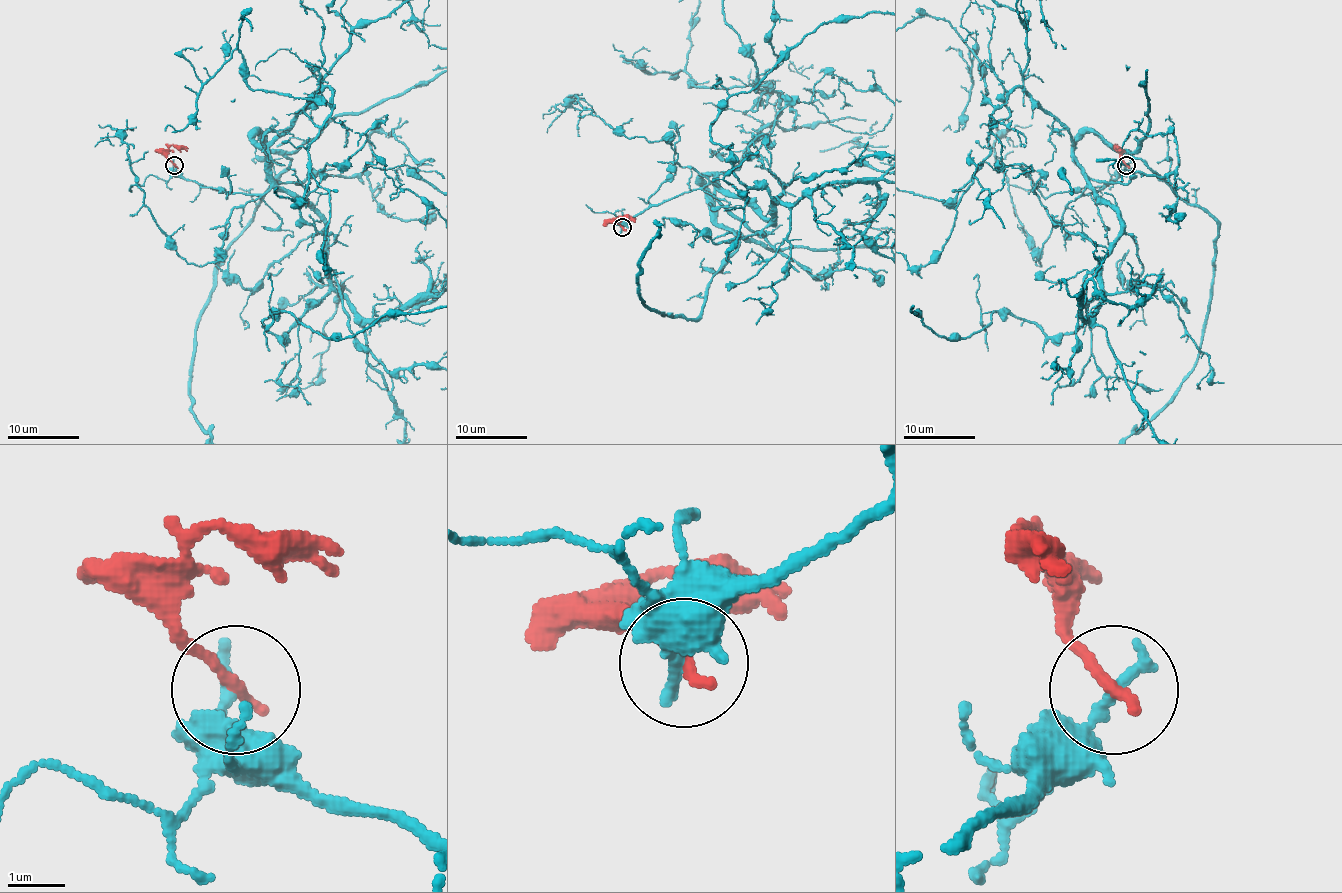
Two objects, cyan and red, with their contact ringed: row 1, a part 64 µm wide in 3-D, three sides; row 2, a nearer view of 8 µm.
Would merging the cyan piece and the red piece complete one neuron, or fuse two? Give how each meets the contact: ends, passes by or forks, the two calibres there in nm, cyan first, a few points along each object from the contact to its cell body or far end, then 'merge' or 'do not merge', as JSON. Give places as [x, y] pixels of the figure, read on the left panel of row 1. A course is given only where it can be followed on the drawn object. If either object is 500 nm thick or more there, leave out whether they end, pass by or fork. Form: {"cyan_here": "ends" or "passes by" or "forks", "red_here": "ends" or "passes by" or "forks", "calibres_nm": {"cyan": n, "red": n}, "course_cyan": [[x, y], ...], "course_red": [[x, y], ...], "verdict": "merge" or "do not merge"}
{"cyan_here": "ends", "red_here": "ends", "calibres_nm": {"cyan": 260, "red": 240}, "course_cyan": [[175, 166], [263, 194], [255, 133], [290, 158], [218, 268], [191, 377], [195, 420]], "course_red": [[175, 166], [168, 157], [168, 149], [171, 146], [182, 146], [187, 151]], "verdict": "do not merge"}

